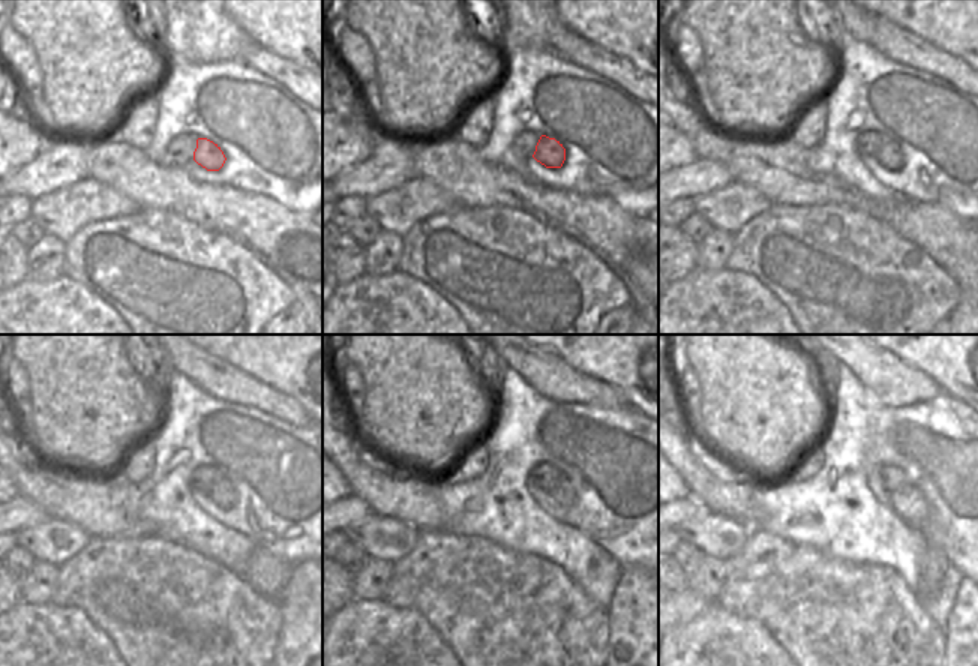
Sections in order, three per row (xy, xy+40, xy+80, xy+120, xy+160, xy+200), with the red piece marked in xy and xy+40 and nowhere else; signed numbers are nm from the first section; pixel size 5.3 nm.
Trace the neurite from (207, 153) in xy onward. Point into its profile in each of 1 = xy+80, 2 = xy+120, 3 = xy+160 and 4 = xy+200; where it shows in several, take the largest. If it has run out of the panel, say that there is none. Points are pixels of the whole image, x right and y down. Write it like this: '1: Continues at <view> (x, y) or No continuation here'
1: Continues at xy+80 (890, 155)
2: Continues at xy+120 (222, 492)
3: Continues at xy+160 (563, 494)
4: Continues at xy+200 (908, 503).

